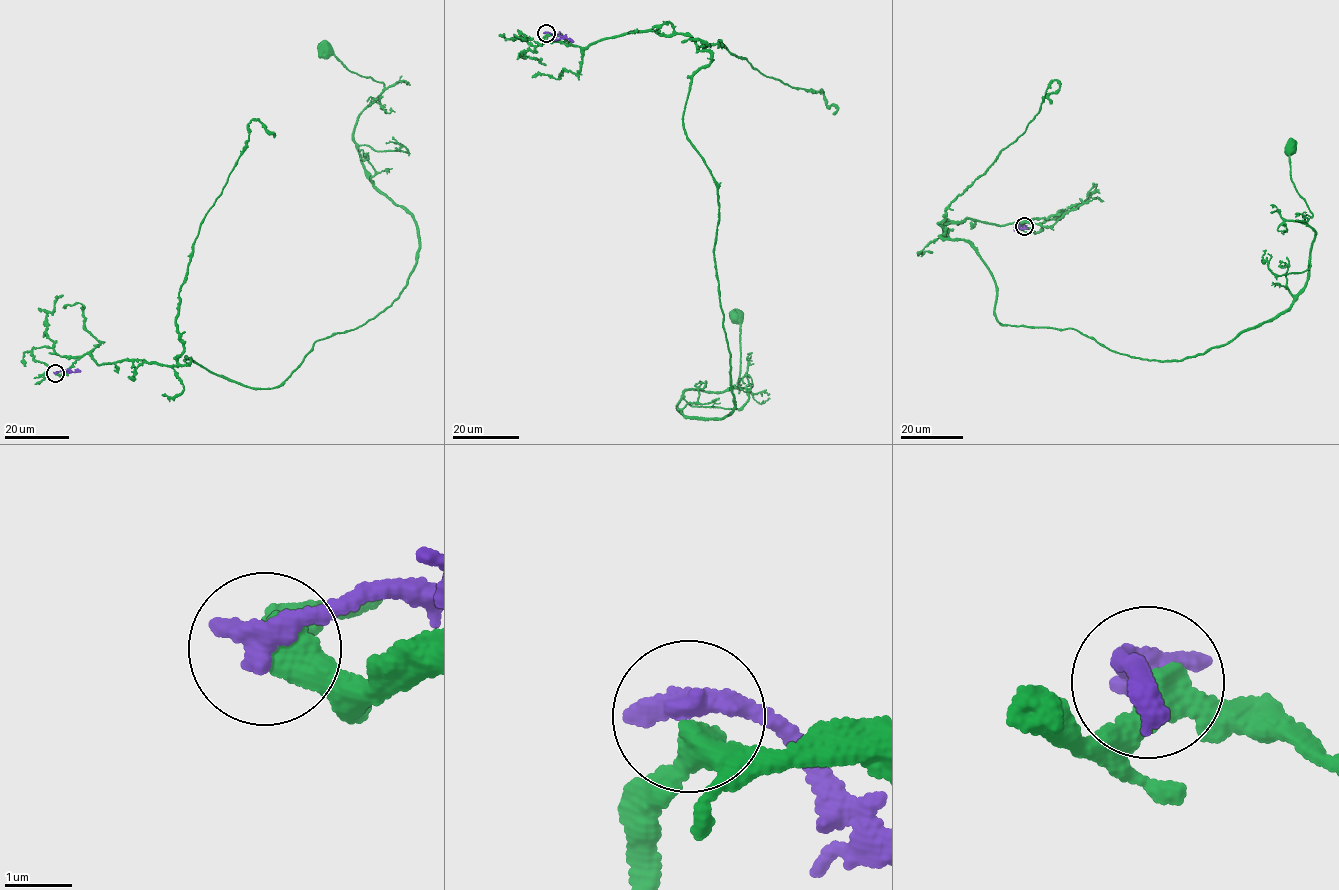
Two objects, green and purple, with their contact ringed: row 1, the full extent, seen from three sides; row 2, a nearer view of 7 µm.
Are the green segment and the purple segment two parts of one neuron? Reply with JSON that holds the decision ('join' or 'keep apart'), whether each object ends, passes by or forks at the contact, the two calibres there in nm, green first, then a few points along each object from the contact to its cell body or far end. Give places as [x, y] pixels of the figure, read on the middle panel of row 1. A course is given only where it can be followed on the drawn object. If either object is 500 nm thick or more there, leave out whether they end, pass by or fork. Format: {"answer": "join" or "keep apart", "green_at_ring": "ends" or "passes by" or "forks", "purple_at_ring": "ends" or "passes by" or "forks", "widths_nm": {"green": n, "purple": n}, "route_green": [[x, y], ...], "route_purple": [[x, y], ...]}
{"answer": "keep apart", "green_at_ring": "passes by", "purple_at_ring": "ends", "widths_nm": {"green": 400, "purple": 440}, "route_green": [[546, 33], [710, 53], [682, 117], [717, 186], [735, 403], [683, 414], [688, 389], [742, 387], [736, 316]], "route_purple": [[546, 33], [573, 42]]}

